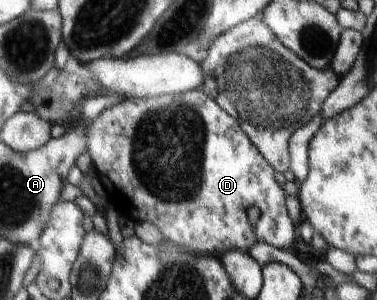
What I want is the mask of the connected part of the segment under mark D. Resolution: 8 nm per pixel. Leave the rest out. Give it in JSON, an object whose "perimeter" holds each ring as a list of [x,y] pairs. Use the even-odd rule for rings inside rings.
{"perimeter":[[[199,90],[188,91],[188,93],[168,95],[163,94],[160,97],[130,97],[130,99],[124,99],[122,103],[116,103],[116,105],[110,105],[106,107],[96,119],[93,119],[85,125],[86,133],[88,133],[88,155],[92,159],[93,169],[95,170],[97,180],[99,180],[106,191],[105,199],[120,215],[136,215],[136,219],[144,219],[148,223],[152,223],[154,227],[158,227],[164,239],[172,241],[175,245],[184,247],[186,251],[190,253],[196,253],[196,255],[214,255],[219,257],[226,252],[230,252],[232,249],[240,249],[240,251],[247,251],[258,241],[254,240],[254,237],[268,243],[279,250],[289,249],[297,242],[296,225],[292,222],[292,219],[288,216],[285,205],[285,193],[283,189],[278,185],[274,177],[274,169],[264,160],[264,157],[256,149],[256,145],[250,141],[250,137],[242,131],[242,127],[238,125],[234,120],[214,99],[211,99],[208,95],[205,95]],[[186,193],[192,193],[190,199],[186,199]],[[182,205],[190,211],[188,213],[188,223],[186,223],[186,213],[180,213]]]}

